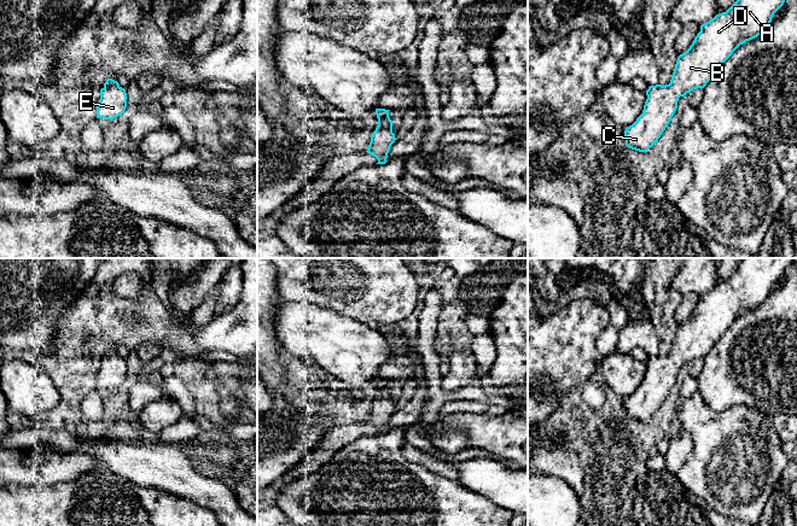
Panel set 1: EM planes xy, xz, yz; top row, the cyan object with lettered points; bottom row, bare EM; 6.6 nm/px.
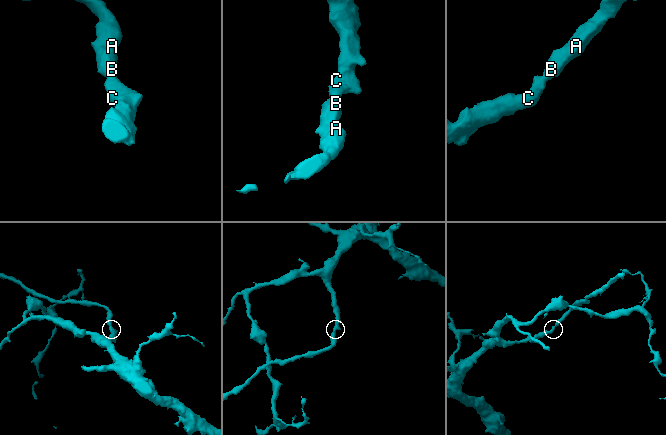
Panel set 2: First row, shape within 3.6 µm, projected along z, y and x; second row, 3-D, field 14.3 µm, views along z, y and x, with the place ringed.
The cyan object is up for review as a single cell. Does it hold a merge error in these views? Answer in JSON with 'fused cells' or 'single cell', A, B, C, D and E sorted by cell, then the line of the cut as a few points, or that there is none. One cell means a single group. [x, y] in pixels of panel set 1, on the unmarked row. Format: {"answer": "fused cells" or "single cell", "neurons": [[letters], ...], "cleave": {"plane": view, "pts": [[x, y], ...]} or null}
{"answer": "single cell", "neurons": [["A", "B", "C", "D", "E"]], "cleave": null}

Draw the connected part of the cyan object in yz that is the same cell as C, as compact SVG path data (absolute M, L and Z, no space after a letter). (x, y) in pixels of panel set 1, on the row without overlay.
M744 258L738 270L722 284L700 296L700 302L694 308L690 318L677 327L669 355L650 356L646 361L647 369L642 384L626 398L626 416L646 422L652 417L668 397L677 379L680 367L697 358L704 358L711 347L732 323L746 311L761 305L770 294L774 284L784 275L785 270L796 258Z

